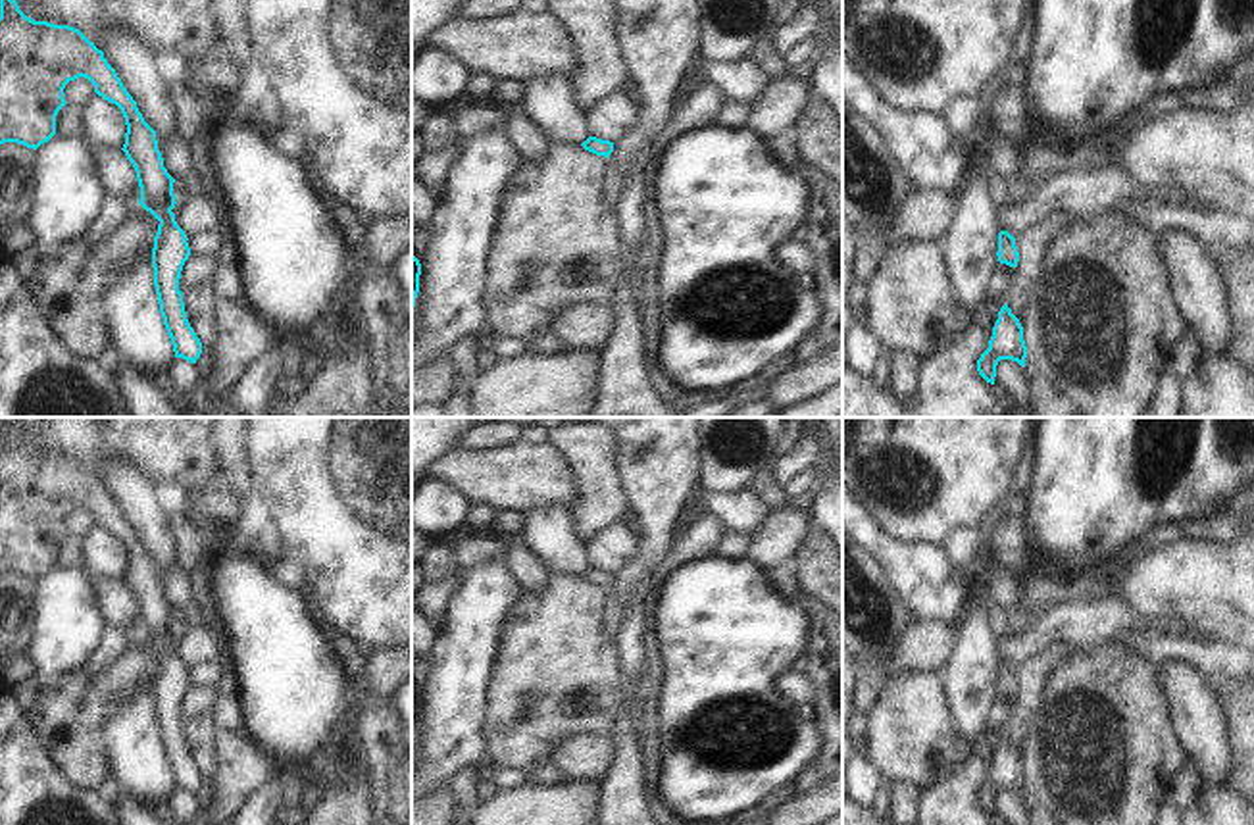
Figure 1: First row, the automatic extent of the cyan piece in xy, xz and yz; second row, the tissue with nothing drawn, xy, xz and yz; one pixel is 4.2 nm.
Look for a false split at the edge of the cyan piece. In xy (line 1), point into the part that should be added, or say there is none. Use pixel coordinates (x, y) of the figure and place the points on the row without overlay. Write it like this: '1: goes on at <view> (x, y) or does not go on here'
1: does not go on here

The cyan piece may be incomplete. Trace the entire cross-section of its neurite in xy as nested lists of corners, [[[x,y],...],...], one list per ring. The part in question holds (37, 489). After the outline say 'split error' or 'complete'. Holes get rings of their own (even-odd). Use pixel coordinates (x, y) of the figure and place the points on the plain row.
[[[10,423],[0,425],[0,575],[17,573],[37,581],[56,565],[56,546],[67,535],[63,519],[79,508],[94,515],[94,523],[115,535],[127,556],[123,583],[137,602],[140,617],[138,635],[158,652],[158,663],[152,679],[154,717],[160,733],[160,744],[173,775],[175,788],[190,794],[202,785],[202,773],[190,758],[179,721],[179,710],[185,692],[190,687],[188,669],[177,656],[175,644],[175,610],[163,598],[162,583],[158,581],[156,562],[144,552],[137,533],[123,517],[115,500],[104,488],[104,483],[94,477],[79,460],[69,456],[54,456],[27,448]]]; complete

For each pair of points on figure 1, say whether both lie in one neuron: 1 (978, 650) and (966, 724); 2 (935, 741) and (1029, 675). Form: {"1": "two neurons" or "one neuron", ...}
{"1": "one neuron", "2": "two neurons"}

